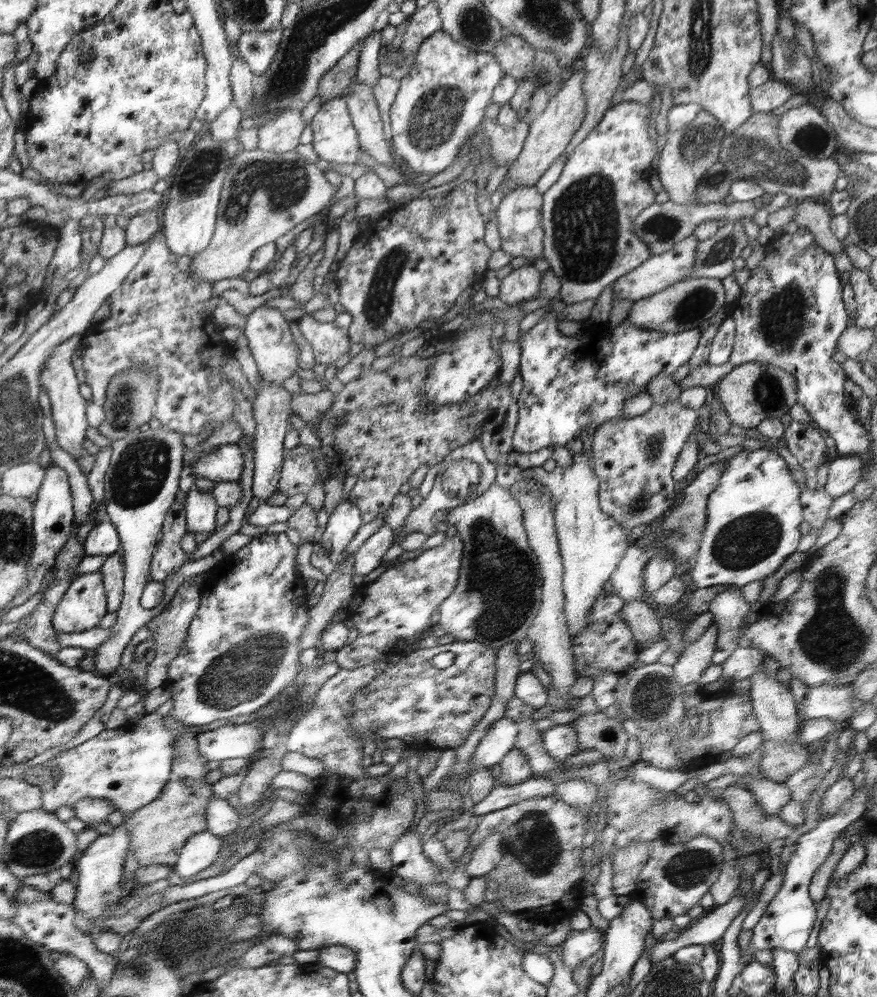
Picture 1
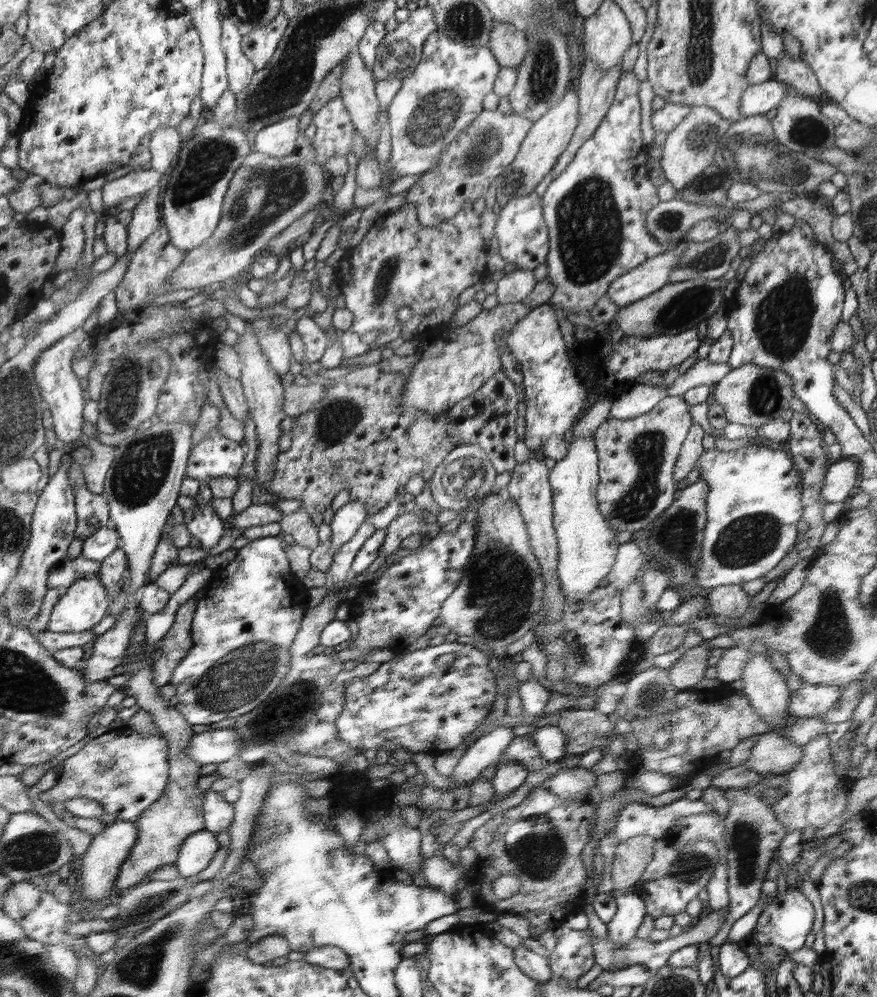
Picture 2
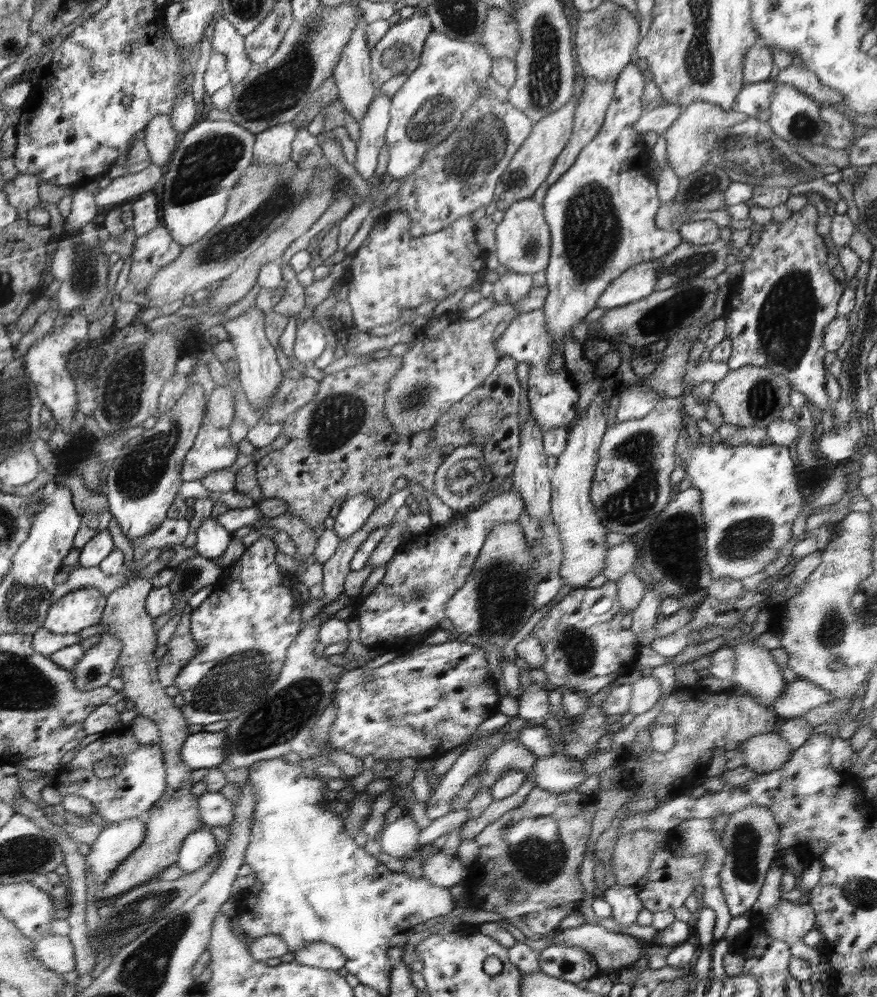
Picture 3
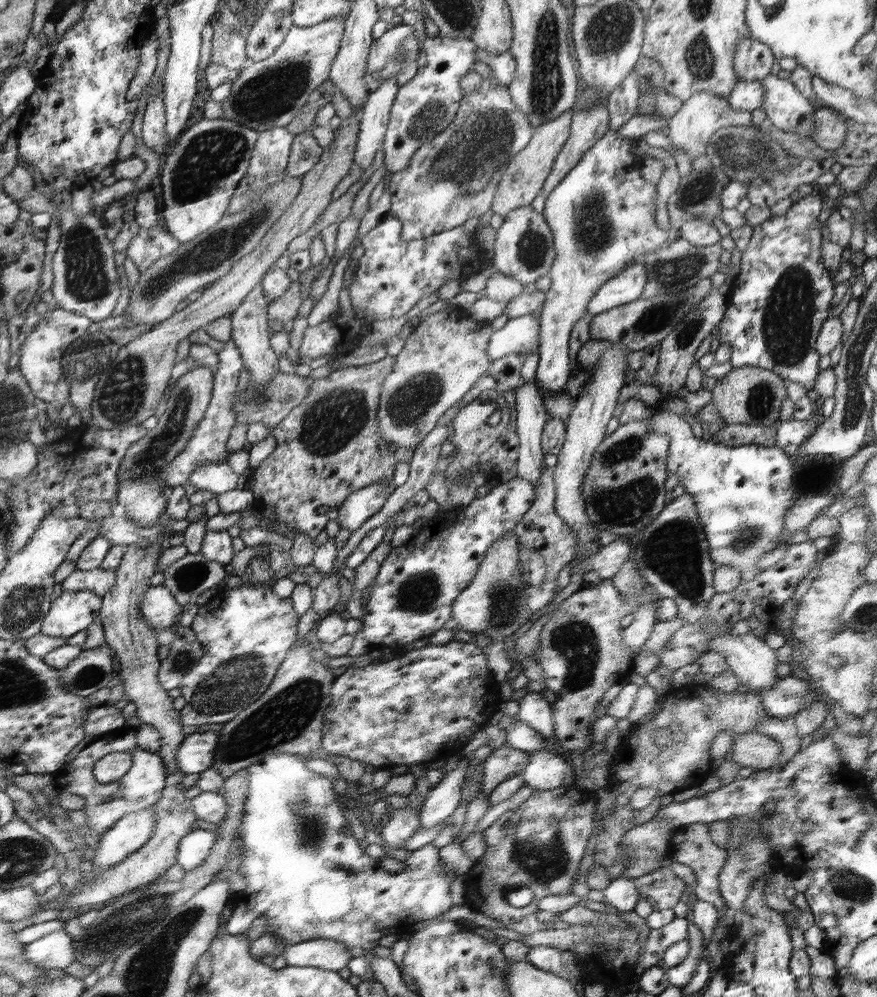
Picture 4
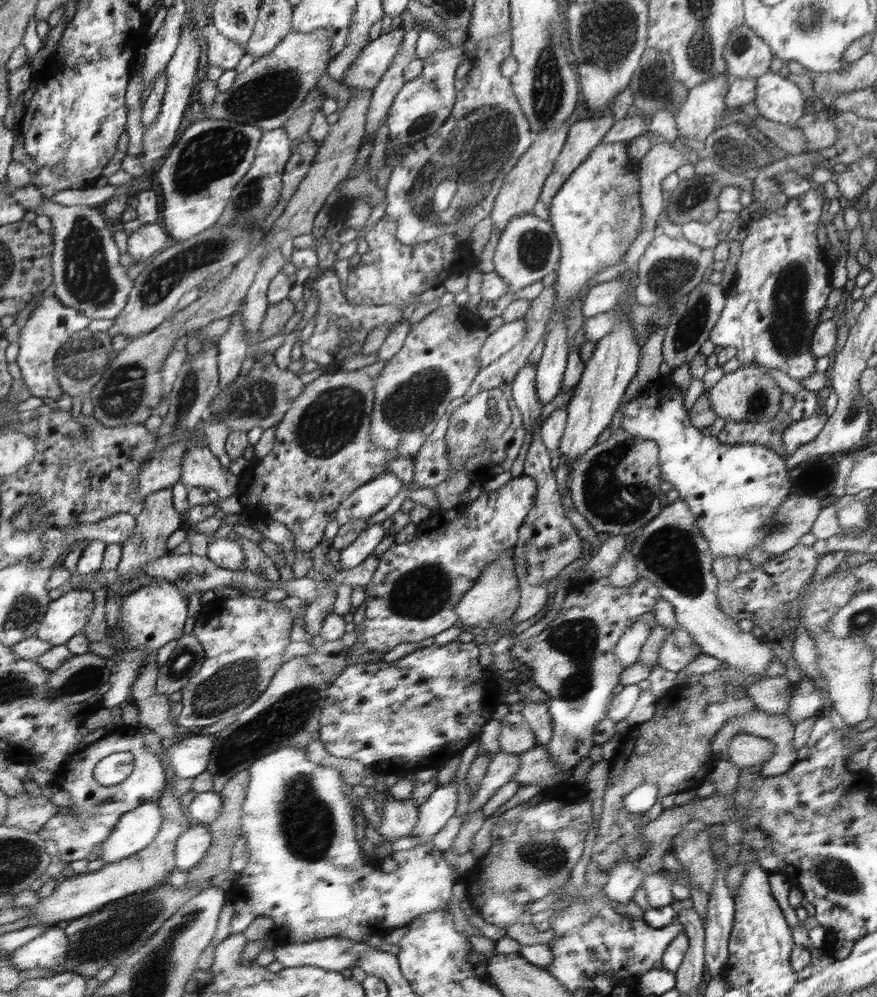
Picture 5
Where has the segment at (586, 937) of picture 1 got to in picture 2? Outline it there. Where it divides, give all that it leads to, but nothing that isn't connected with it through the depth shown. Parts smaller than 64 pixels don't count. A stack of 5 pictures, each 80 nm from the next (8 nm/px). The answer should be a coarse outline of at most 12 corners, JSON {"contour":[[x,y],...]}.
{"contour":[[564,930],[551,951],[554,976],[576,981],[594,966],[586,930]]}

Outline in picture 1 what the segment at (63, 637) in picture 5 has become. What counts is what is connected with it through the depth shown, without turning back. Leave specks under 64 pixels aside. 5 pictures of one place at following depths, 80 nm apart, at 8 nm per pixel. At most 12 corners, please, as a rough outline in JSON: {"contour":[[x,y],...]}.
{"contour":[[104,576],[75,578],[53,615],[57,633],[106,616]]}

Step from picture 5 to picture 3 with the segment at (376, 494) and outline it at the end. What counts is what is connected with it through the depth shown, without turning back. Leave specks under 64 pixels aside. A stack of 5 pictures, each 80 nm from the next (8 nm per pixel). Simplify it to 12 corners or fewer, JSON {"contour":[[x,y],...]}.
{"contour":[[369,494],[345,500],[334,518],[340,542],[357,533],[377,503]]}

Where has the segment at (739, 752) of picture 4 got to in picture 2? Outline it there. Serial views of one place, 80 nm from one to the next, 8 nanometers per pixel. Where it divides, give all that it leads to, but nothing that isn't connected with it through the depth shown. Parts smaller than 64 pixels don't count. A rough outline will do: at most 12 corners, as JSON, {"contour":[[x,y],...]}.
{"contour":[[784,734],[755,738],[746,766],[762,776],[786,774],[802,747]]}

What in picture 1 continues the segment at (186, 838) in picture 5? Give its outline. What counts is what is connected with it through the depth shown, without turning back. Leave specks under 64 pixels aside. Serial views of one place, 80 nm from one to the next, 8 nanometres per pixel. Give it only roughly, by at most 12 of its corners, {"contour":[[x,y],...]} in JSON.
{"contour":[[209,831],[186,842],[177,864],[181,878],[208,868],[226,846]]}

